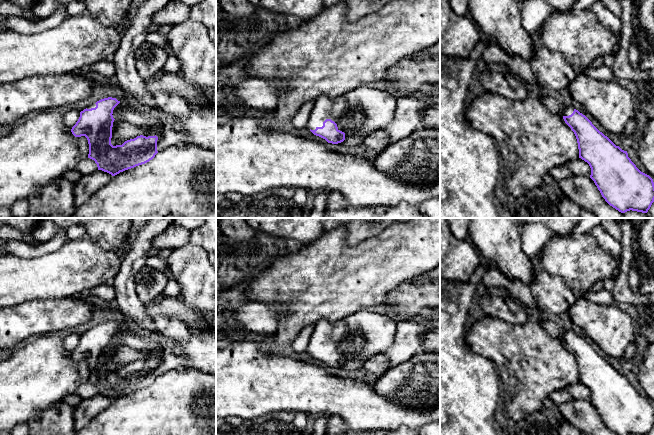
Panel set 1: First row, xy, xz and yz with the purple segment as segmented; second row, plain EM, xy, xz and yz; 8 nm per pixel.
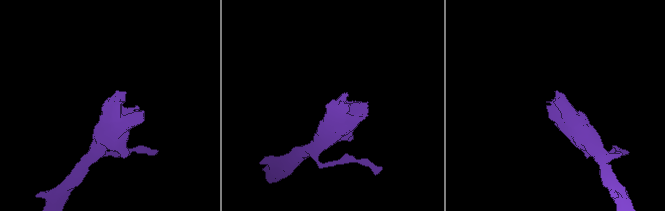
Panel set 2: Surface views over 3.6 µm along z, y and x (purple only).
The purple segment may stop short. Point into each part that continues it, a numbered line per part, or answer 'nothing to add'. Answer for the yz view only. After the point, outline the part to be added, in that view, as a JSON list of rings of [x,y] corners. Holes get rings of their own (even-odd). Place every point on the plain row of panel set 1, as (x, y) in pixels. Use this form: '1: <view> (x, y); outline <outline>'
1: yz (568, 335); outline [[[571,330],[571,331],[566,331],[566,333],[562,336],[562,340],[569,340],[573,337],[574,335],[574,332]]]

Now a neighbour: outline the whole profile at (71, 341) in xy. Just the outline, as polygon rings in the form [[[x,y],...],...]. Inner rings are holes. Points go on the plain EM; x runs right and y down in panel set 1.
[[[70,333],[64,339],[64,347],[68,353],[72,353],[72,351],[76,348],[80,341],[80,335],[78,333]]]

